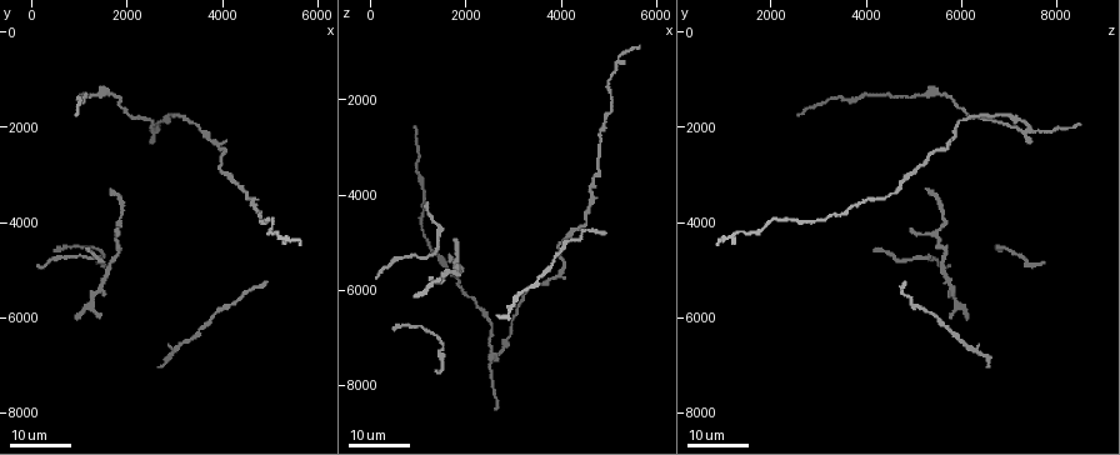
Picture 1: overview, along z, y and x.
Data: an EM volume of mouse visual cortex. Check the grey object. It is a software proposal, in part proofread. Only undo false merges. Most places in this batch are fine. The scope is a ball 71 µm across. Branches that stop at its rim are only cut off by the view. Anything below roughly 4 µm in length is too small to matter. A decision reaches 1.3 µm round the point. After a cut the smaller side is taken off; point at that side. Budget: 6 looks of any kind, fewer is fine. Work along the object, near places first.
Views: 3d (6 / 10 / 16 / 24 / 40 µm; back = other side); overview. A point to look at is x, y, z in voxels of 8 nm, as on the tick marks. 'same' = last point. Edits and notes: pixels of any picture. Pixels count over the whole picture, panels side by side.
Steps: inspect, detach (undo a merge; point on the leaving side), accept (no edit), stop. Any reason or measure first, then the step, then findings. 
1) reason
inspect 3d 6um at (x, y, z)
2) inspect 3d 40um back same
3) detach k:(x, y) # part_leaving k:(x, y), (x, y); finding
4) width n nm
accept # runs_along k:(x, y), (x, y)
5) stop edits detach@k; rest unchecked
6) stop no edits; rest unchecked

branch point
inspect 3d 16um at (2550, 2150, 7300)

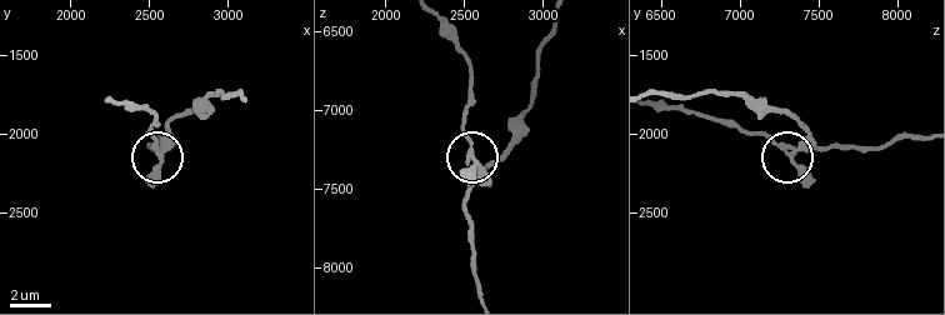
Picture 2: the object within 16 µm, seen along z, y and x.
inspect 3d 10um at (2580, 2120, 7340)

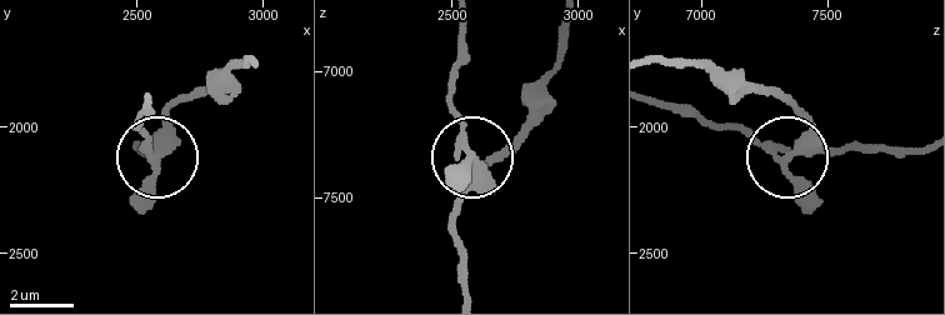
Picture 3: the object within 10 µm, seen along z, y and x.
accept # runs_along 3:(655, 60), (784, 98), (793, 154), (870, 151); continuous, no second neuron

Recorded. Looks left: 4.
inspect 3d 16um at (1600, 4850, 5600)

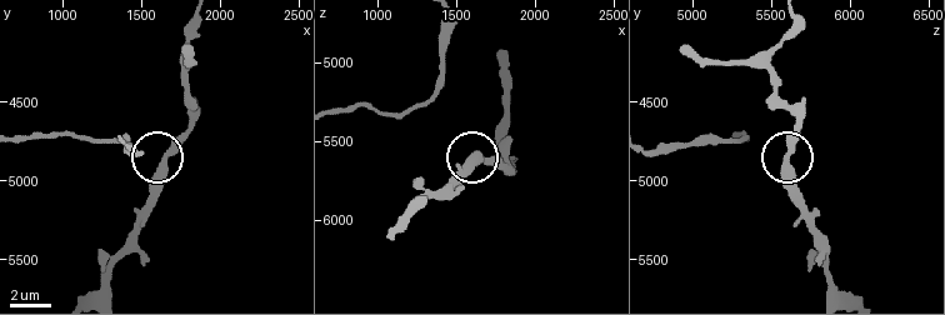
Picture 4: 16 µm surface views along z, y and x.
closer look
inspect 3d 6um at (1640, 4880, 5600)

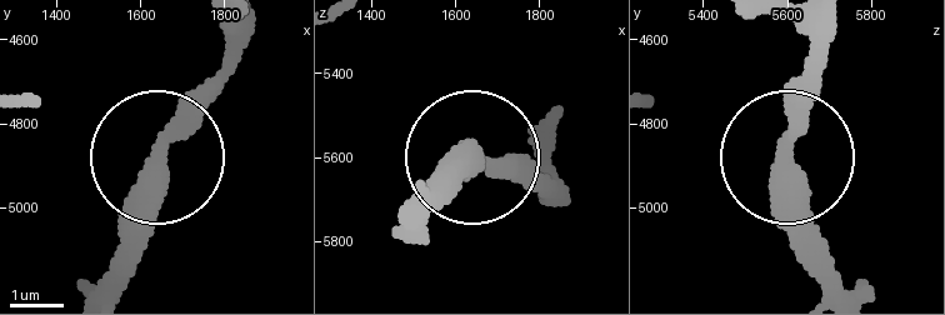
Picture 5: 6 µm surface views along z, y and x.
accept # all the same neuron

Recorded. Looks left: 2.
thick turns thin
inspect 3d 24um at (5150, 4300, 1100)

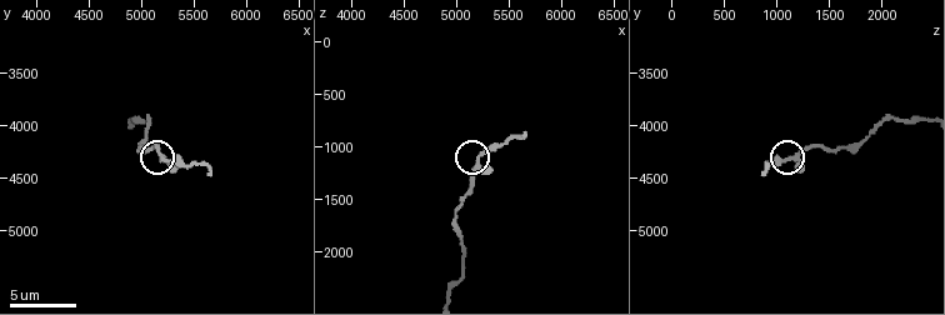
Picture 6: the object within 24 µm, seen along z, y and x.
inspect 3d 10um at (5220, 4300, 1120)

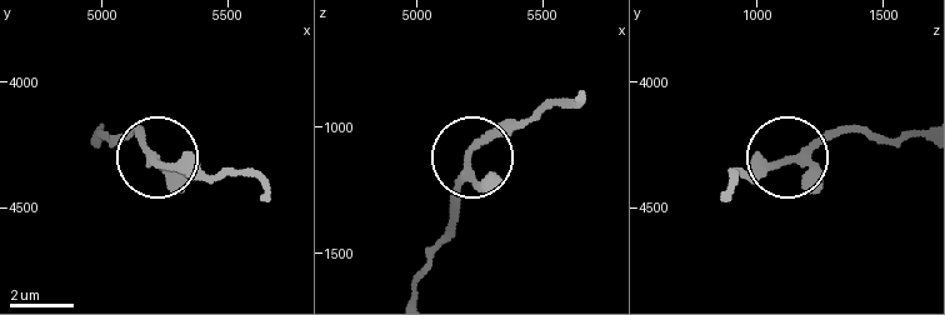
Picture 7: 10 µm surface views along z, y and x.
arms 3
accept # runs_along 7:(411, 286), (449, 223), (476, 149), (546, 104); one neuron here

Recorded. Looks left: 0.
stop no edits; rest unchecked

